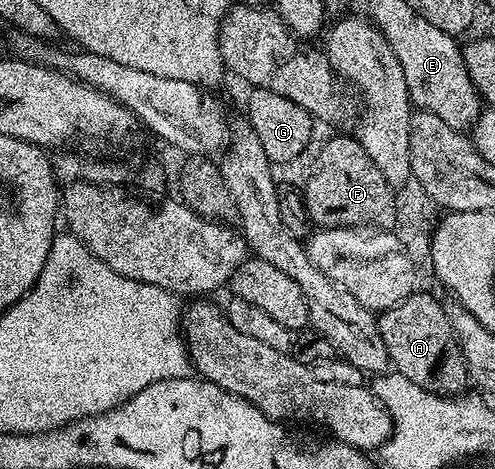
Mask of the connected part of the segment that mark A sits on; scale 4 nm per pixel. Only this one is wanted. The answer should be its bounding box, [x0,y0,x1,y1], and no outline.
[376,291,470,395]

